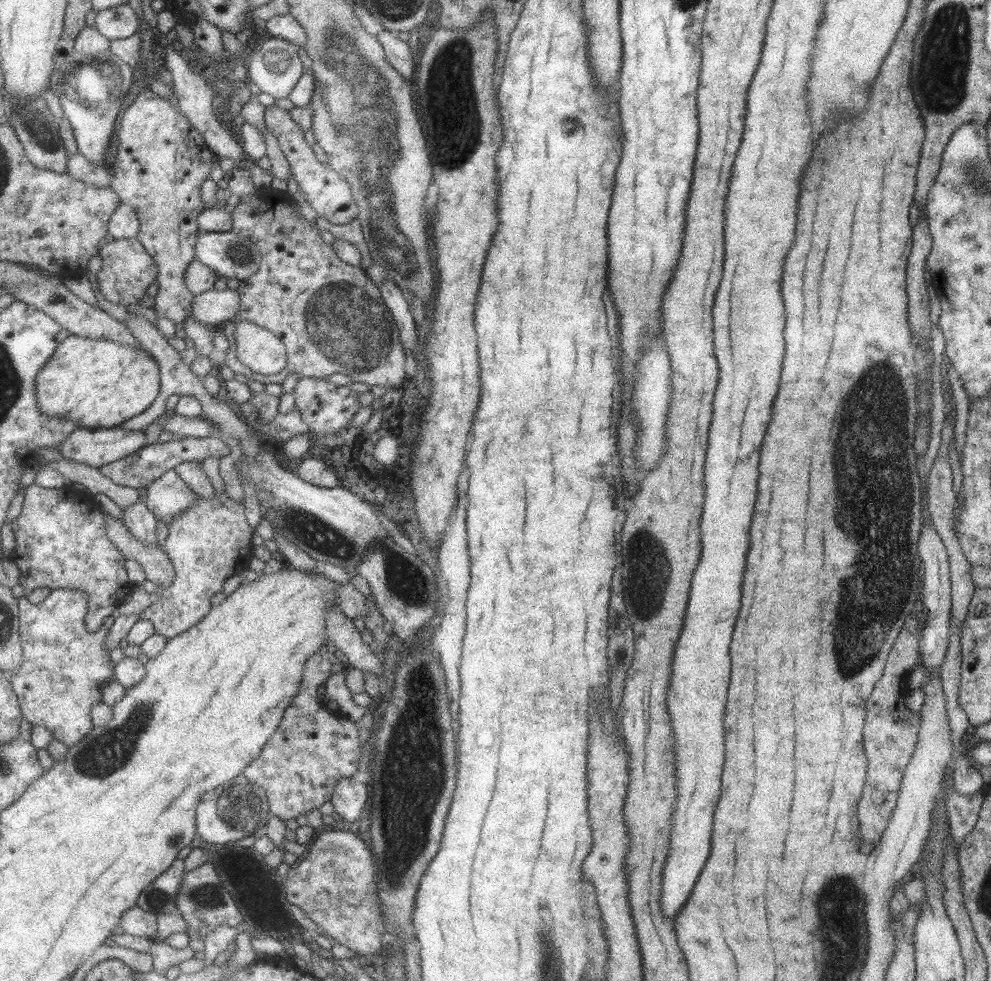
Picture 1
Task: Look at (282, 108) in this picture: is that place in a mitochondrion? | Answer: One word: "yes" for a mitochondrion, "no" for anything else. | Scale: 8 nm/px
no

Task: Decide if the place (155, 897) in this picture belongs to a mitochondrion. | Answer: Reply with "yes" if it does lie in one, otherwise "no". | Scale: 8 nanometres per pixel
yes

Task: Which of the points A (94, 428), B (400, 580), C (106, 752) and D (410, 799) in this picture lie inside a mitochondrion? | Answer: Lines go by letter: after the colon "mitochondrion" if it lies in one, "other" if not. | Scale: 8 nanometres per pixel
A: other
B: mitochondrion
C: mitochondrion
D: mitochondrion

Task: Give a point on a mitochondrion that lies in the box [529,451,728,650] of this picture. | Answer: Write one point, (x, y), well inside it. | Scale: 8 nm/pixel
(646, 561)

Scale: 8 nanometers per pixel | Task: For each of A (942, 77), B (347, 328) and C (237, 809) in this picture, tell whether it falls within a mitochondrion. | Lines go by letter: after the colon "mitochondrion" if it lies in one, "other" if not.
A: mitochondrion
B: mitochondrion
C: mitochondrion

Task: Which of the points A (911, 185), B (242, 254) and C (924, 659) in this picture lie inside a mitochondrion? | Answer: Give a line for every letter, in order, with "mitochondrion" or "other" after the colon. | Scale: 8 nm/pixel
A: other
B: mitochondrion
C: other

